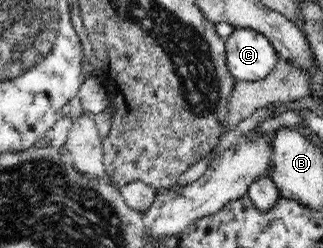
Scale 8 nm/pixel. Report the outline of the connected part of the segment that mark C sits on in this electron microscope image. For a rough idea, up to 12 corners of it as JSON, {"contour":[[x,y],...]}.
{"contour":[[234,28],[225,44],[236,81],[262,80],[276,49],[256,29]]}

